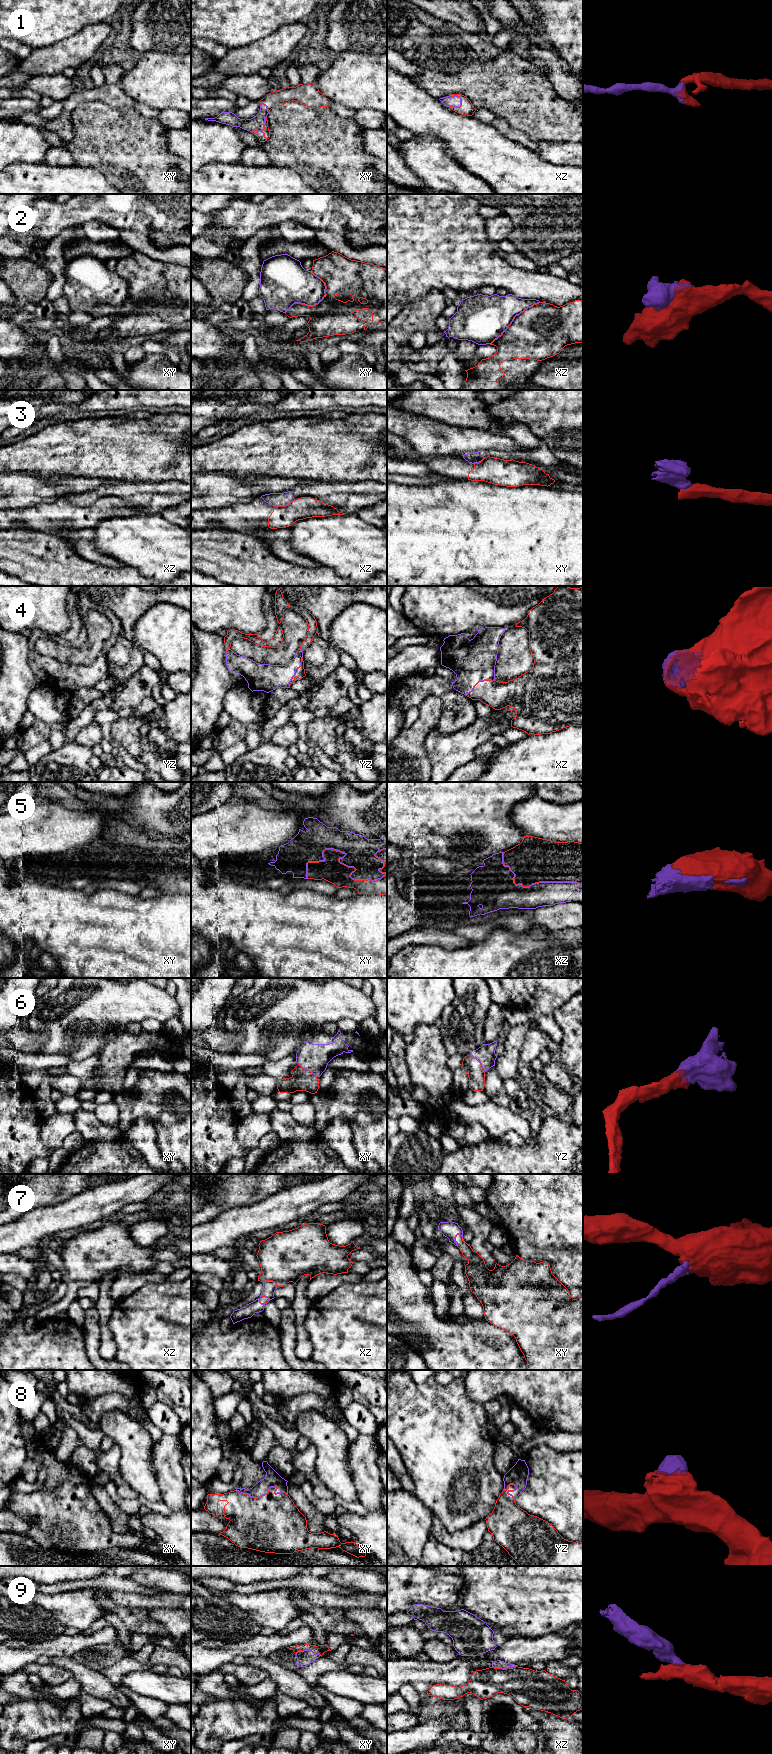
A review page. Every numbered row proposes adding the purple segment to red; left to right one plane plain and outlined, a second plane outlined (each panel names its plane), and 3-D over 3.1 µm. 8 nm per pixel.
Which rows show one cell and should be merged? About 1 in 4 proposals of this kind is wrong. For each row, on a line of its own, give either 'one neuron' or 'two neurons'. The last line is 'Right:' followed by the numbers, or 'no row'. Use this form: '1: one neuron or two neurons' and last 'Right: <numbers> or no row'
1: one neuron
2: two neurons
3: two neurons
4: one neuron
5: one neuron
6: one neuron
7: one neuron
8: one neuron
9: one neuron
Right: 1, 4, 5, 6, 7, 8, 9

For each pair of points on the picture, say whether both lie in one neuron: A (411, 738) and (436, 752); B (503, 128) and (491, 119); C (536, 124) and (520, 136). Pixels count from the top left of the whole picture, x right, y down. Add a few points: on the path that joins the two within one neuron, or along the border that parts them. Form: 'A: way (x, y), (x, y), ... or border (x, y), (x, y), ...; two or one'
A: border (435, 727), (426, 736), (424, 744), (432, 767); two
B: way (500, 125), (494, 121); one
C: border (504, 119), (512, 127), (522, 130), (536, 142); two

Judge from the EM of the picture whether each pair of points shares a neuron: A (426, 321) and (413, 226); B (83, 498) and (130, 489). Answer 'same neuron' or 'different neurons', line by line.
A: different neurons
B: same neuron

